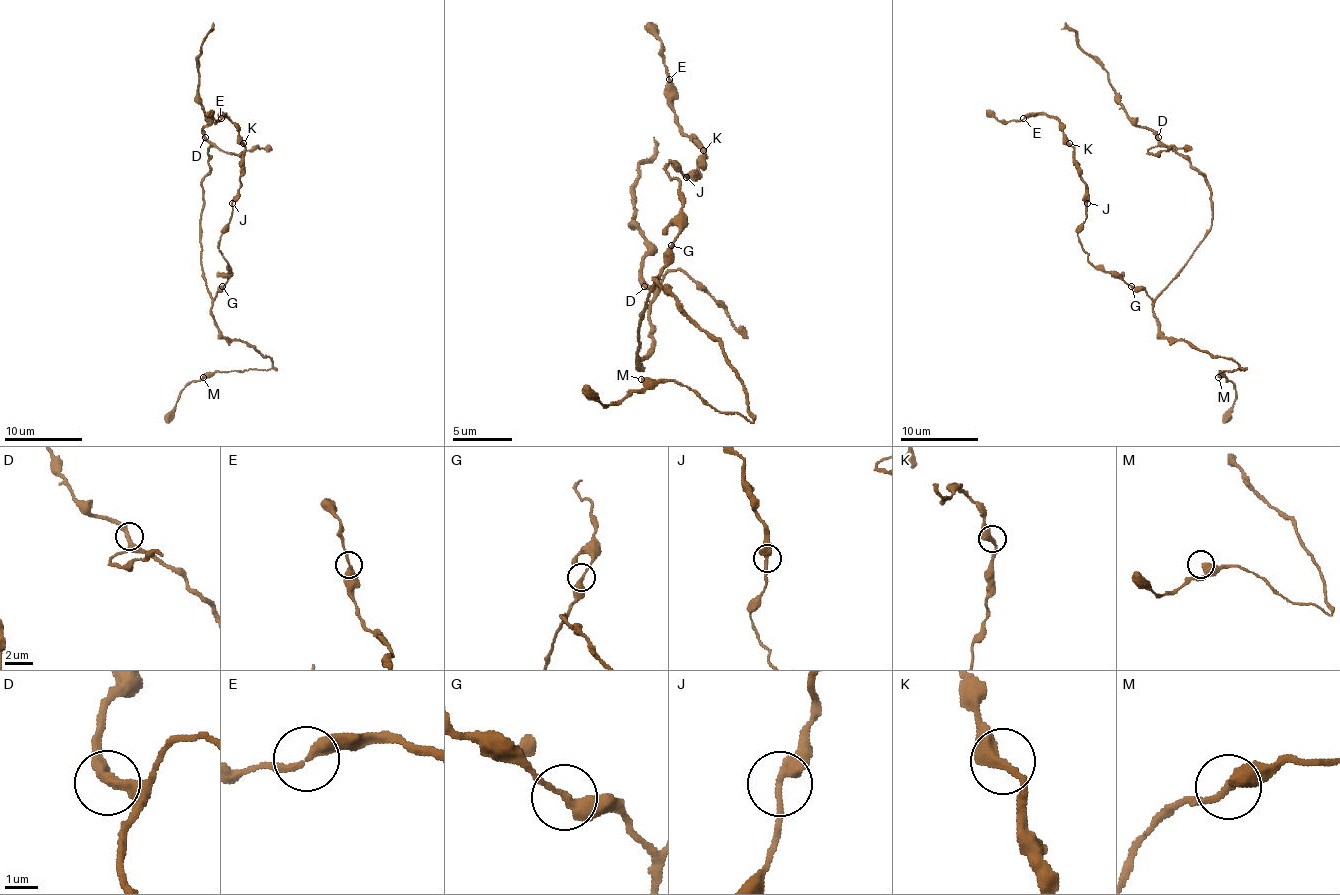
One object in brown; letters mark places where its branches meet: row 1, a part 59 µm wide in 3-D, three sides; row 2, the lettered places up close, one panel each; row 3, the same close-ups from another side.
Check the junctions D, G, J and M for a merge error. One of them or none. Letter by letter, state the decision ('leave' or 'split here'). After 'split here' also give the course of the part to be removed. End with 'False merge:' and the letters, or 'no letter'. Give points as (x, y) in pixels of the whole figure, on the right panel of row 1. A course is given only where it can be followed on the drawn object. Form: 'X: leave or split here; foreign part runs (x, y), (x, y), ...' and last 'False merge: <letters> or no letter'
D: leave
G: leave
J: leave
M: leave
False merge: no letter

